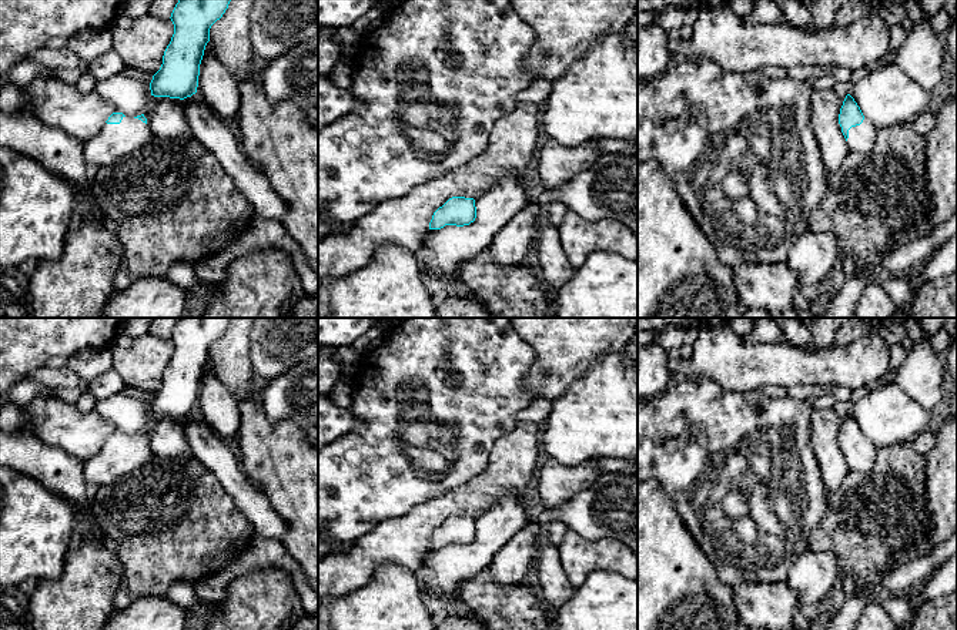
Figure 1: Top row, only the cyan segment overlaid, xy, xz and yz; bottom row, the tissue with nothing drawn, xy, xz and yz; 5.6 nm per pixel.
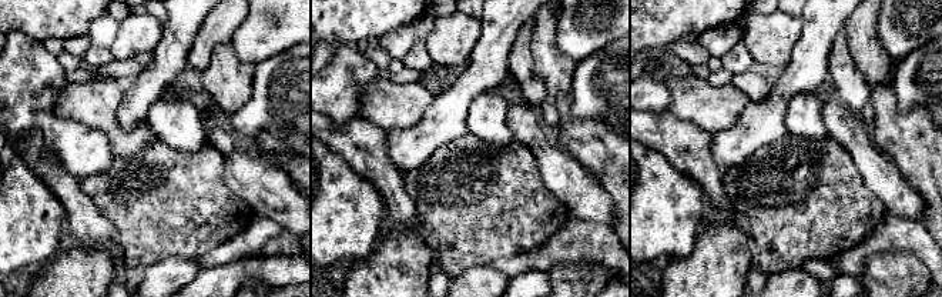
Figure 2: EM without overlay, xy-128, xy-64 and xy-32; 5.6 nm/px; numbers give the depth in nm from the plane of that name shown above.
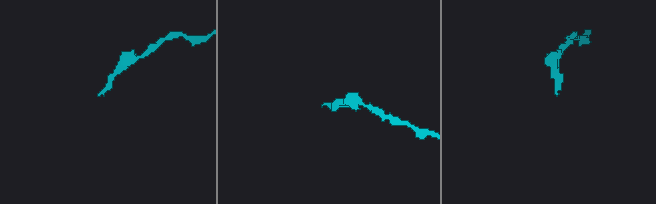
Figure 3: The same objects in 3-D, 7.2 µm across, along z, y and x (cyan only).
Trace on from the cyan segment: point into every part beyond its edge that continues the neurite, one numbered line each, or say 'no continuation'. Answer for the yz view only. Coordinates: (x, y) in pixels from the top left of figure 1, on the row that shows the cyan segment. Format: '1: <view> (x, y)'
1: yz (862, 138)

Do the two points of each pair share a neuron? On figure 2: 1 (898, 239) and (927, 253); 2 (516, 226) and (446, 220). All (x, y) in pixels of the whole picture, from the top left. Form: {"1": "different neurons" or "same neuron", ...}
{"1": "same neuron", "2": "same neuron"}

